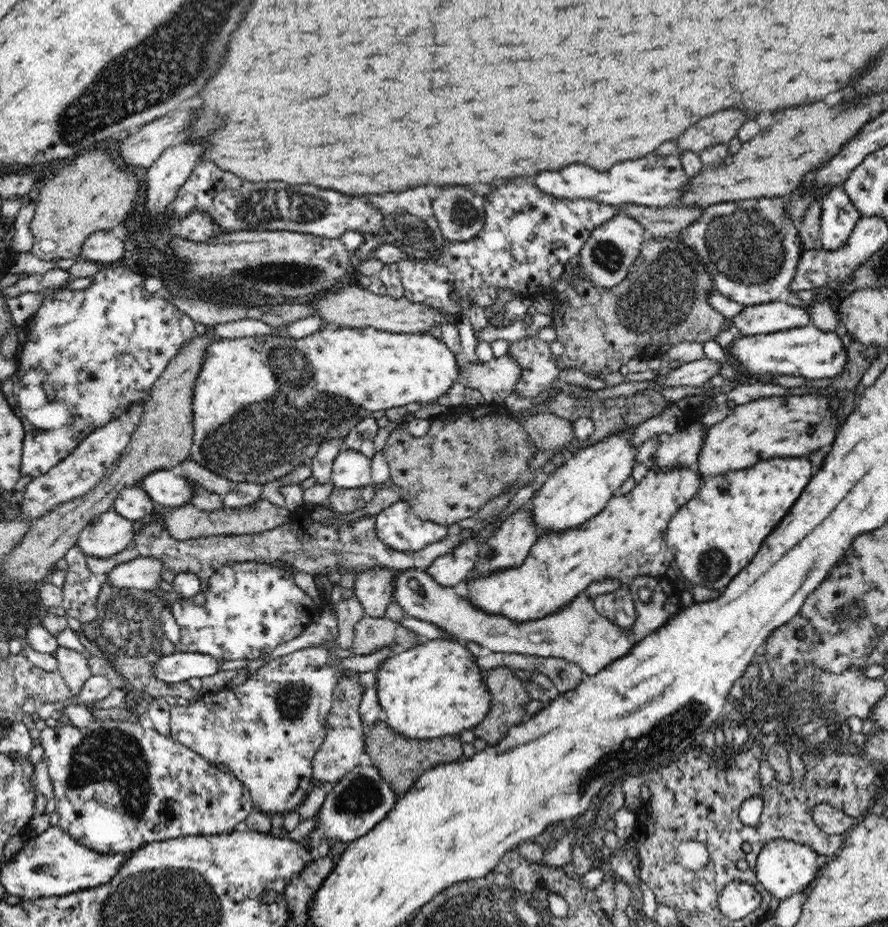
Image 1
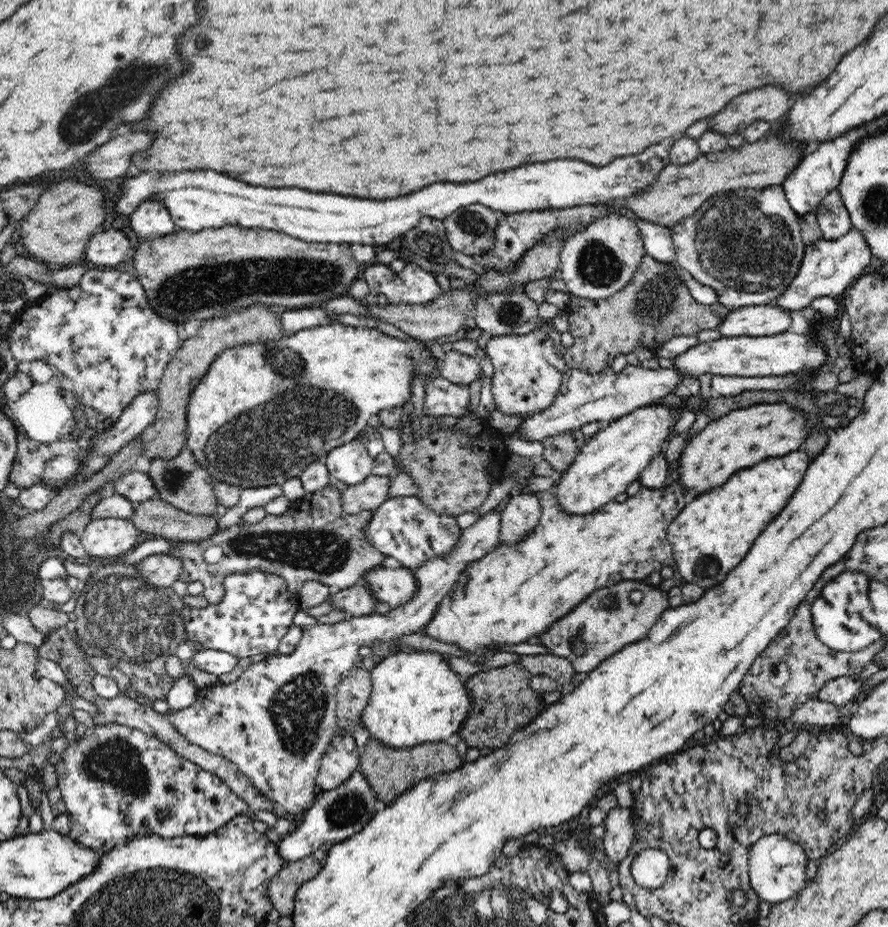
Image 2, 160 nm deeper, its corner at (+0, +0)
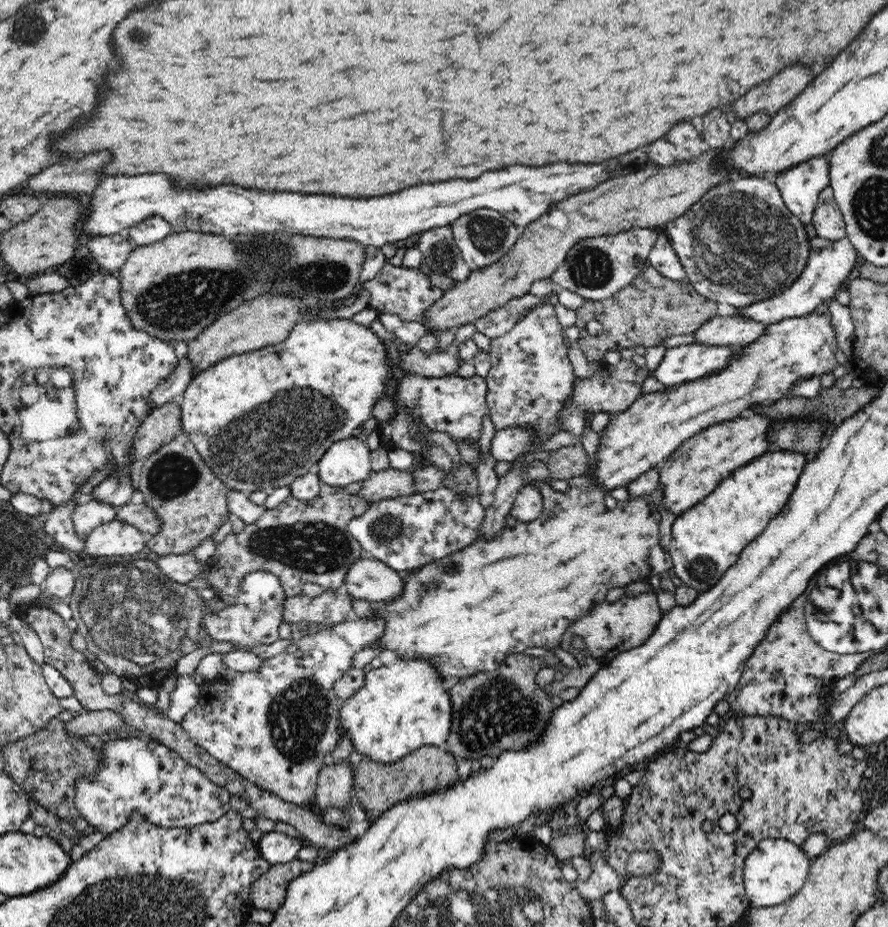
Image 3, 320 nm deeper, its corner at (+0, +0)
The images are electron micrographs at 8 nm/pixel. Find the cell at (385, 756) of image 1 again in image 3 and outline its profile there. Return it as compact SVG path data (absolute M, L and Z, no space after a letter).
M425 746L404 756L398 762L378 764L368 757L362 757L353 774L353 794L358 797L366 811L366 818L371 825L384 811L392 806L416 797L432 796L446 792L458 781L456 758L444 747Z

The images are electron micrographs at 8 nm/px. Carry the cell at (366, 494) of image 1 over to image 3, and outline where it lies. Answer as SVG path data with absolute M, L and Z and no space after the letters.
M386 468L371 475L363 482L359 495L369 503L382 498L408 496L417 492L413 471Z

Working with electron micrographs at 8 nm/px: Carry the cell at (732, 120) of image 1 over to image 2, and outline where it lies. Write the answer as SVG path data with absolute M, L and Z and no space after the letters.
M762 86L762 88L756 88L752 92L746 92L742 96L736 96L722 112L718 112L712 118L712 126L708 126L708 128L714 128L723 132L725 135L729 135L734 134L734 132L743 133L744 129L756 120L777 123L788 110L790 96L792 94L786 92L782 86Z

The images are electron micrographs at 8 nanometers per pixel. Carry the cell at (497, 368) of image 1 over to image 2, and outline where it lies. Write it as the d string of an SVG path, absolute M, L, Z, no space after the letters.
M433 341L428 348L436 359L438 376L448 379L456 384L470 384L480 378L480 364L475 358L461 354L455 349L444 351L441 345Z

